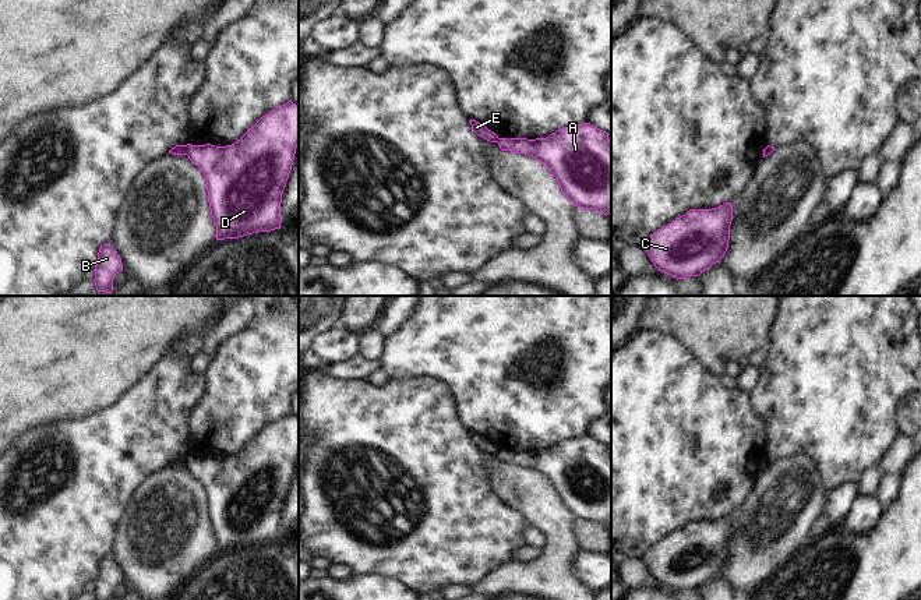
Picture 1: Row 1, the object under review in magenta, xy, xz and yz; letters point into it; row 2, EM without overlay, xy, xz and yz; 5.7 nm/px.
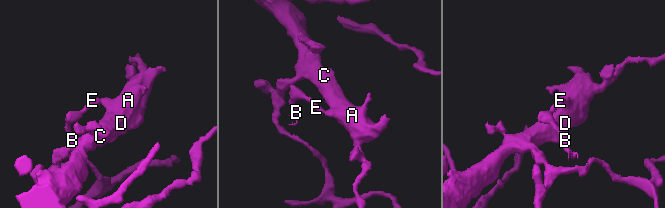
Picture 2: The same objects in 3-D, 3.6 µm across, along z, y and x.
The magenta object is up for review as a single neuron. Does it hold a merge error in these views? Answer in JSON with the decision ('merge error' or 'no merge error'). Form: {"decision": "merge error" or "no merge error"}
{"decision": "merge error"}

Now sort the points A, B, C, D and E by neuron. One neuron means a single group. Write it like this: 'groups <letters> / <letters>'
groups A C D / B E

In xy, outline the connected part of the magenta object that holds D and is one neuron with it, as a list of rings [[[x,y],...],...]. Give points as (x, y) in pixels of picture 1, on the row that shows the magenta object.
[[[289,100],[262,116],[232,145],[186,145],[186,155],[207,180],[216,240],[280,229],[282,194],[299,147],[299,106]]]

